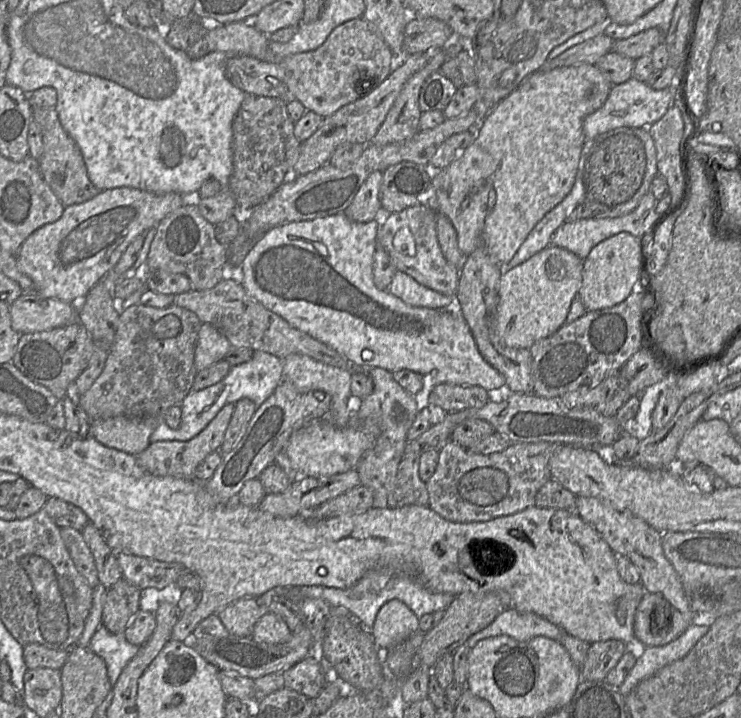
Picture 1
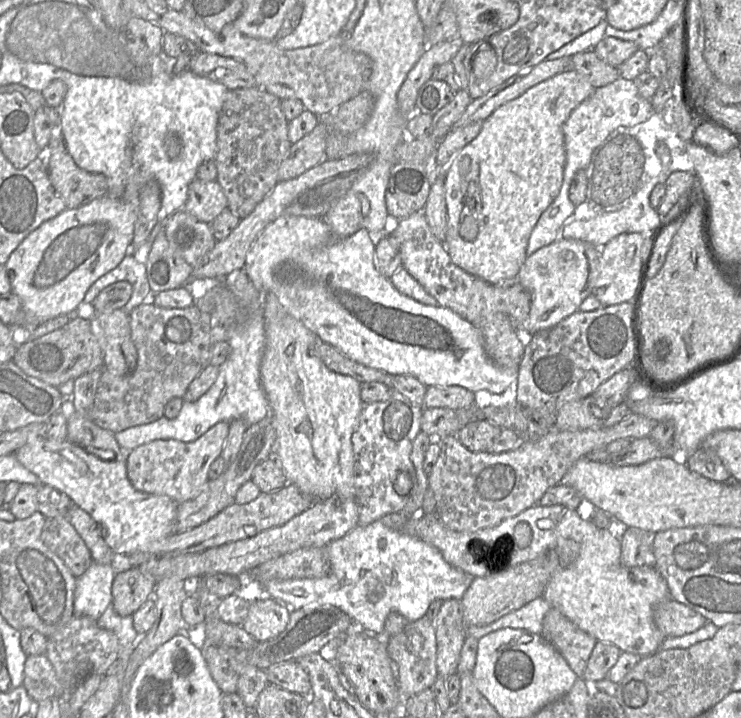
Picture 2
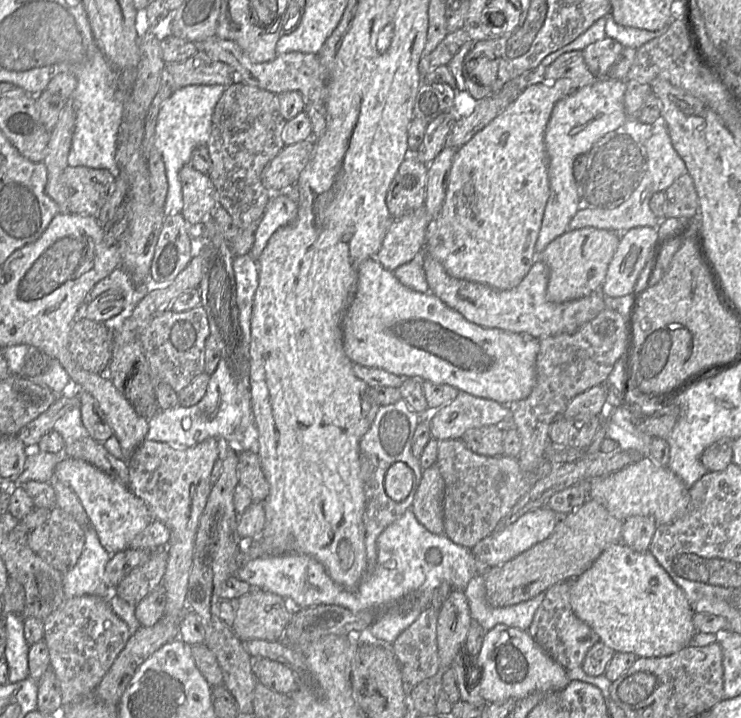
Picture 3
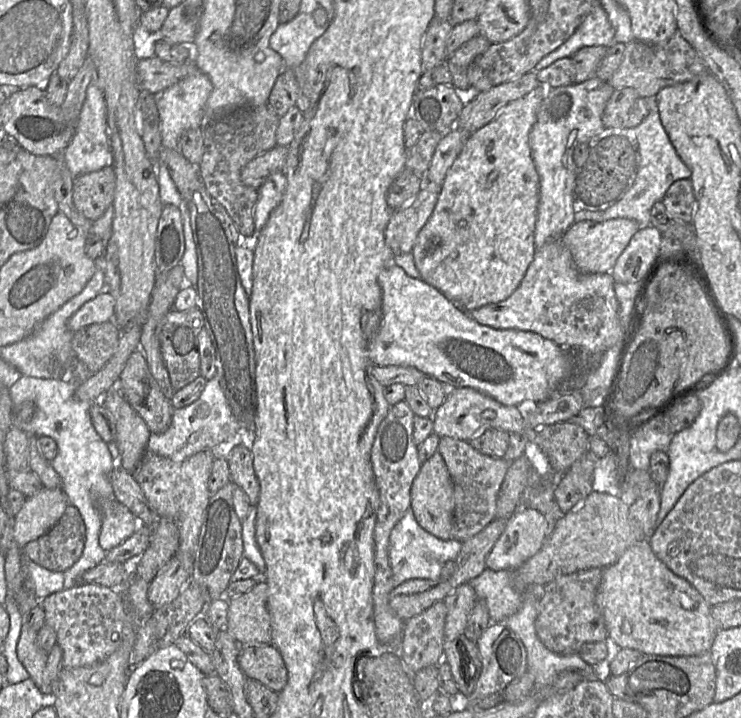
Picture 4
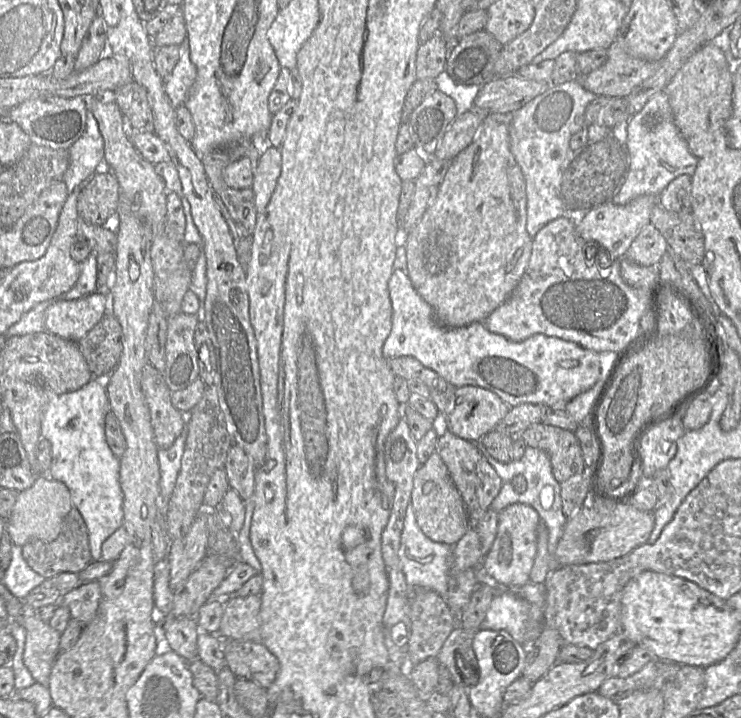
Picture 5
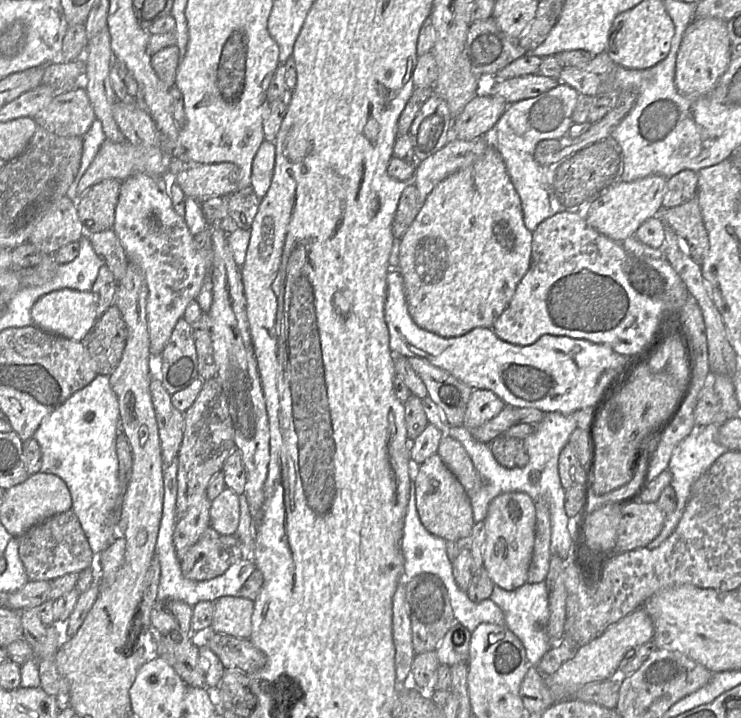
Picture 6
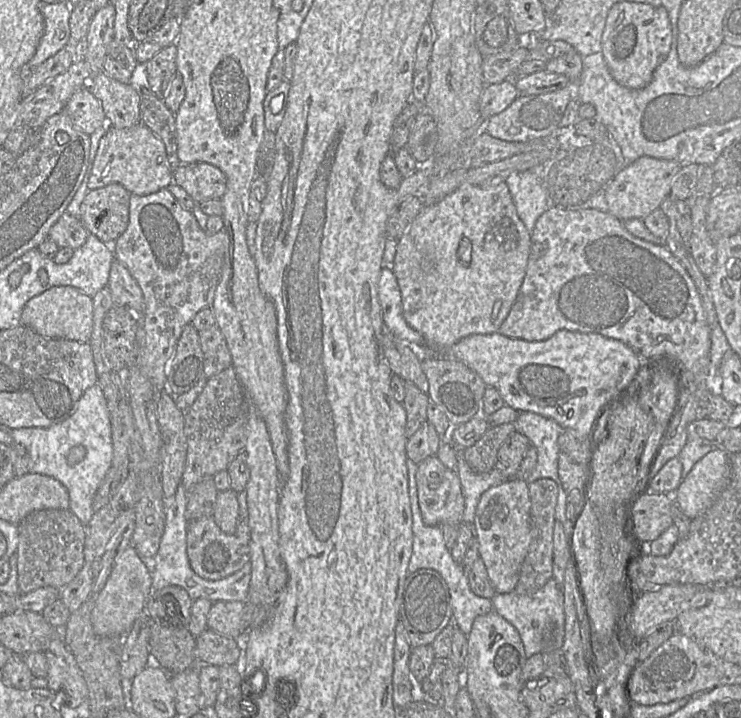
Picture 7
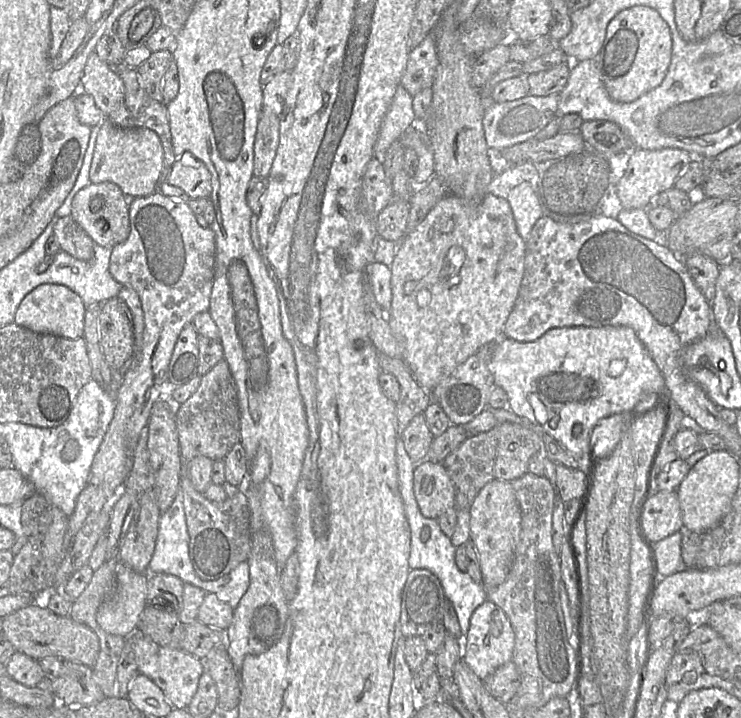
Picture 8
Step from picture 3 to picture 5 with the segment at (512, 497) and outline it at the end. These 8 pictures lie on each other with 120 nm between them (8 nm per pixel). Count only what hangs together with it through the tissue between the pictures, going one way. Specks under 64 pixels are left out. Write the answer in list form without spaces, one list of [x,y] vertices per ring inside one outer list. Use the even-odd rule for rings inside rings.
[[[446,423],[435,425],[434,429],[438,435],[435,452],[446,465],[449,475],[463,499],[470,526],[475,527],[498,495],[501,489],[501,479],[479,451],[477,443],[454,435],[447,430]]]

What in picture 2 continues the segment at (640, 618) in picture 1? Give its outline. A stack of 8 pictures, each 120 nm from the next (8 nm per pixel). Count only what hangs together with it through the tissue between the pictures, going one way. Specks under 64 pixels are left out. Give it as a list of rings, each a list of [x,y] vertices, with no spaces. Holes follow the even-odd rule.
[[[674,599],[654,608],[654,621],[665,637],[680,637],[695,632],[708,621],[705,617]]]

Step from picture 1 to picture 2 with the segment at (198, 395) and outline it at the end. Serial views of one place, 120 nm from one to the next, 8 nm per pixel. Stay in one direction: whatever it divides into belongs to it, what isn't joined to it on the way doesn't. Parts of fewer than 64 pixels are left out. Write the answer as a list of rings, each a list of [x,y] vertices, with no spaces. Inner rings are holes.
[[[243,269],[236,274],[231,290],[248,305],[254,305],[254,313],[242,324],[232,324],[227,328],[227,342],[230,353],[225,362],[219,366],[219,373],[214,384],[195,402],[183,402],[178,416],[168,419],[162,416],[158,420],[134,426],[117,432],[114,437],[119,446],[129,452],[134,448],[158,439],[175,439],[193,442],[220,421],[231,422],[244,420],[248,426],[258,423],[270,415],[270,407],[260,378],[260,365],[265,351],[264,330],[264,293],[255,288]]]

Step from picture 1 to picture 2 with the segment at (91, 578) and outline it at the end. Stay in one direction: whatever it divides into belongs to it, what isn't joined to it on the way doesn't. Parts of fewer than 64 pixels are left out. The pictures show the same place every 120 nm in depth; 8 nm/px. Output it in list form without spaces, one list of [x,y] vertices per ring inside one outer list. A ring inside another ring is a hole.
[[[67,517],[46,518],[41,539],[78,578],[93,562],[86,544]]]

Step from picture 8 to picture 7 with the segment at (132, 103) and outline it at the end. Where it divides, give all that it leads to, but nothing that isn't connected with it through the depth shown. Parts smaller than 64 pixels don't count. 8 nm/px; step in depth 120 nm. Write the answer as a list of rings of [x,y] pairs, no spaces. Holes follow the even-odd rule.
[[[132,85],[140,97],[141,123],[147,126],[164,143],[170,169],[175,170],[180,161],[177,156],[175,113],[156,96],[150,87]]]

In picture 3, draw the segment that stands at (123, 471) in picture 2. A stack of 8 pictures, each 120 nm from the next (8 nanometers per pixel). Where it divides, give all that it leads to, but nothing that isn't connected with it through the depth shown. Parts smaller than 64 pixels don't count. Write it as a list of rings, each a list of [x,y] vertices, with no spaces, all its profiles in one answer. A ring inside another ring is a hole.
[[[81,459],[60,461],[55,467],[54,477],[77,495],[101,545],[111,555],[127,549],[133,538],[153,520],[145,502],[127,486]]]

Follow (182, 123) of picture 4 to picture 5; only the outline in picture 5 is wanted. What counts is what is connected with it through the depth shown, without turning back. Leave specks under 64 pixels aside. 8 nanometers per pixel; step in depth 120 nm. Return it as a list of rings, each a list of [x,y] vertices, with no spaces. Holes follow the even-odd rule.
[[[188,34],[179,48],[180,58],[171,75],[164,80],[165,92],[174,107],[185,104],[197,76],[196,67],[190,60]]]

